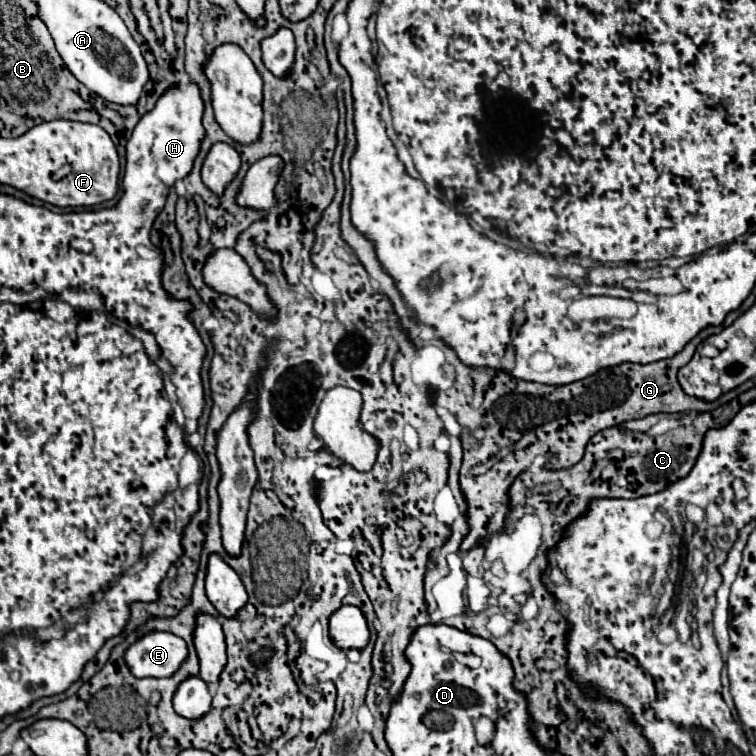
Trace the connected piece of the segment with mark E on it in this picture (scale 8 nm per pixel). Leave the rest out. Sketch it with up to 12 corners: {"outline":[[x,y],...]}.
{"outline":[[152,631],[124,655],[136,677],[172,677],[188,645]]}

